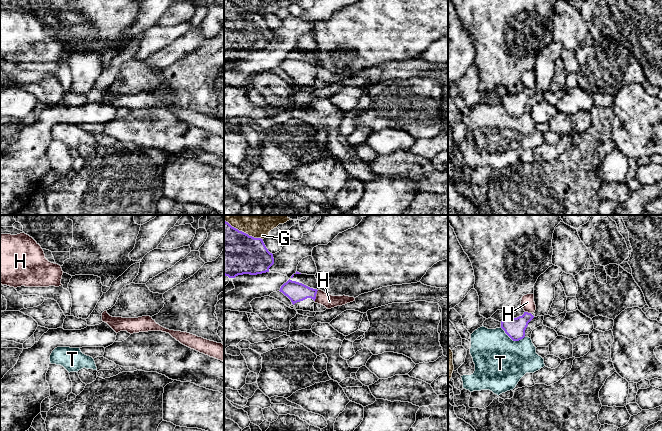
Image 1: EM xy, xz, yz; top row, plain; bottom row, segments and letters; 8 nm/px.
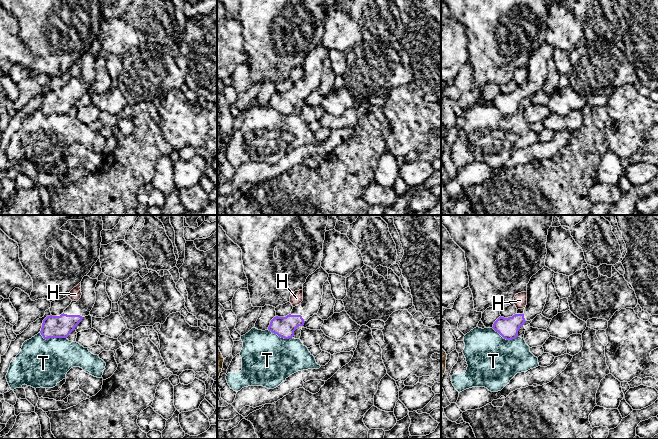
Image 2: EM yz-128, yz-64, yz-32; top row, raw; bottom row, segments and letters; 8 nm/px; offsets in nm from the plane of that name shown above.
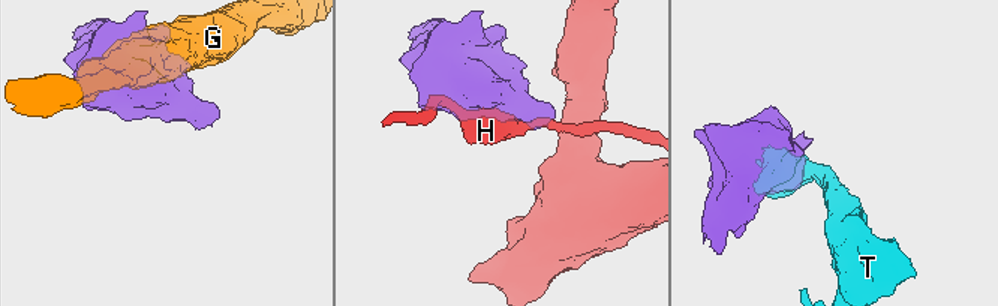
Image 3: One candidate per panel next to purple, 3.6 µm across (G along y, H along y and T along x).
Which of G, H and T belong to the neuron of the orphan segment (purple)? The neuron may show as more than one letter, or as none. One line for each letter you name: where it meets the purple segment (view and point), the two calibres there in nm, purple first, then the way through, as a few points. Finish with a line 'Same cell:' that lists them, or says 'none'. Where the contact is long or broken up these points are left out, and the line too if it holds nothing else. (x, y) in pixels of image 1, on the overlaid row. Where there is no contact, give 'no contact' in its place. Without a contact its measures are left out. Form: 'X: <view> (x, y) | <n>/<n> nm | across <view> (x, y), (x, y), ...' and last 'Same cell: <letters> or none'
Same cell: none

